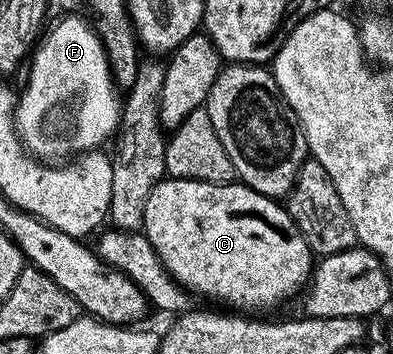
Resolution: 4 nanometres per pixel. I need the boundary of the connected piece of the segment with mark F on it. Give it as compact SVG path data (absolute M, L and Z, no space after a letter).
M61 17L51 27L44 32L43 38L32 52L28 64L29 80L25 83L25 92L21 91L17 100L16 129L17 136L29 155L41 161L65 161L70 157L96 151L103 145L100 143L108 144L114 138L117 125L121 122L123 99L113 71L109 68L105 46L92 26L81 17Z

